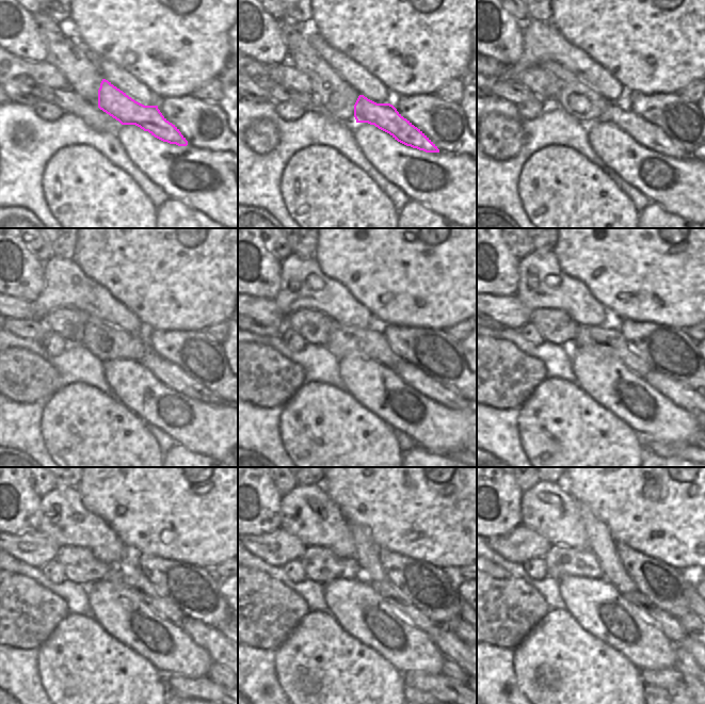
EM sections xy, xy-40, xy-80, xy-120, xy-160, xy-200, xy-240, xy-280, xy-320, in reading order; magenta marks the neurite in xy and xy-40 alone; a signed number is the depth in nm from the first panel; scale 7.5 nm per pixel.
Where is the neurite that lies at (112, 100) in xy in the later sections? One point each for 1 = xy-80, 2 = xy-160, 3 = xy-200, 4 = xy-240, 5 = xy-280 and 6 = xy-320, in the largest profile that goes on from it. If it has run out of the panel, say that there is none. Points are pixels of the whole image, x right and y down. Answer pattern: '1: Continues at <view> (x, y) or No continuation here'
1: Continues at xy-80 (647, 134)
2: Continues at xy-160 (414, 377)
3: Continues at xy-200 (692, 401)
4: Continues at xy-240 (208, 638)
5: Continues at xy-280 (447, 642)
6: Continues at xy-320 (693, 648).

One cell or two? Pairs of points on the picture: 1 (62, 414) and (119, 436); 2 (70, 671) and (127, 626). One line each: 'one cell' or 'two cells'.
1: one cell
2: two cells

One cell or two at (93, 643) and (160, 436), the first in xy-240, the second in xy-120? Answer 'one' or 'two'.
two

